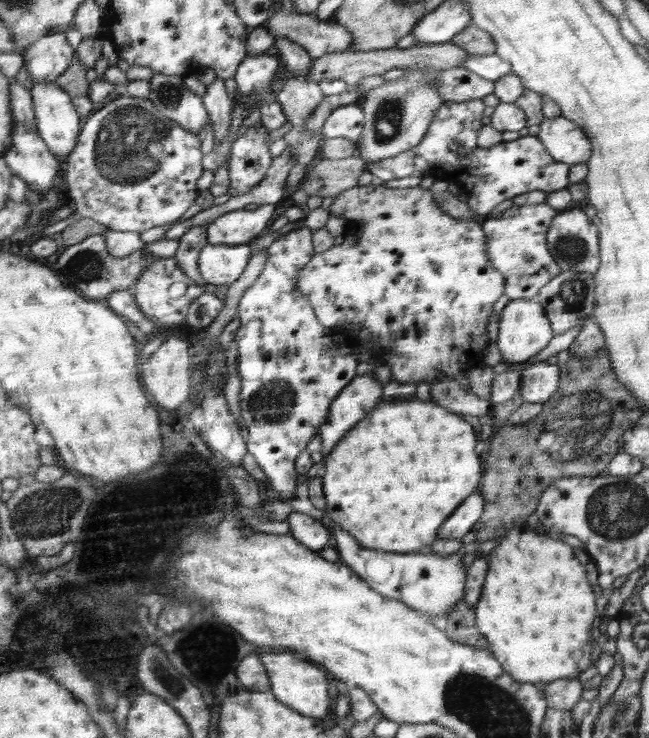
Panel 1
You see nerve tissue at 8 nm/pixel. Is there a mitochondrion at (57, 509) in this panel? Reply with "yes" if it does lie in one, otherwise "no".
yes

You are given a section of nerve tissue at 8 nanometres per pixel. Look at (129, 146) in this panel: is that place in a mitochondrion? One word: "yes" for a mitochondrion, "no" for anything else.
yes

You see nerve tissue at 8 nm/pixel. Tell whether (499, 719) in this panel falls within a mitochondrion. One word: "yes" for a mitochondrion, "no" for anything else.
yes

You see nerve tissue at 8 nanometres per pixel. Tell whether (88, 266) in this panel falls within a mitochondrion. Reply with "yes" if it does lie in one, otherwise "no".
yes

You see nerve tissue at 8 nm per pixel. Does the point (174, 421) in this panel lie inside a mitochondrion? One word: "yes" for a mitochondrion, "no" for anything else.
no

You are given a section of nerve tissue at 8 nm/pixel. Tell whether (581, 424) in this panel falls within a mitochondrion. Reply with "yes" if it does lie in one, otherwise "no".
yes

